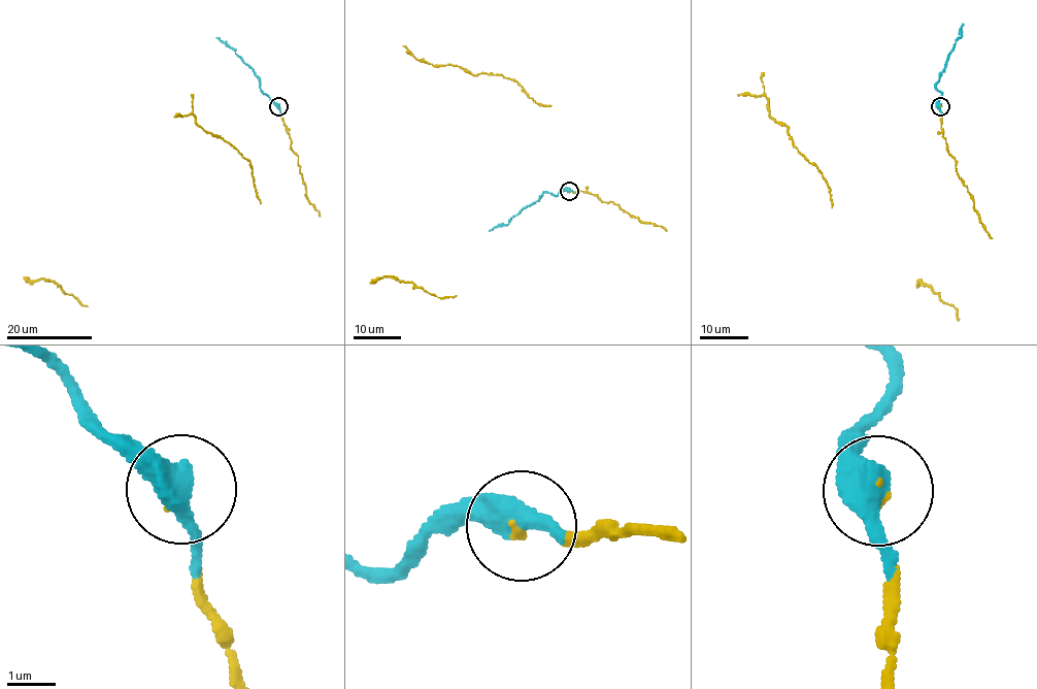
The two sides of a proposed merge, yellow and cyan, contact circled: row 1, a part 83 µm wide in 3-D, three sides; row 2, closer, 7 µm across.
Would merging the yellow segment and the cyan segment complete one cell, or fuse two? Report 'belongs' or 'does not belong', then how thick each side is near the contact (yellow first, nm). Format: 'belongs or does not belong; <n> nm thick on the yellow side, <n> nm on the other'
belongs; 90 nm thick on the yellow side, 480 nm on the other

